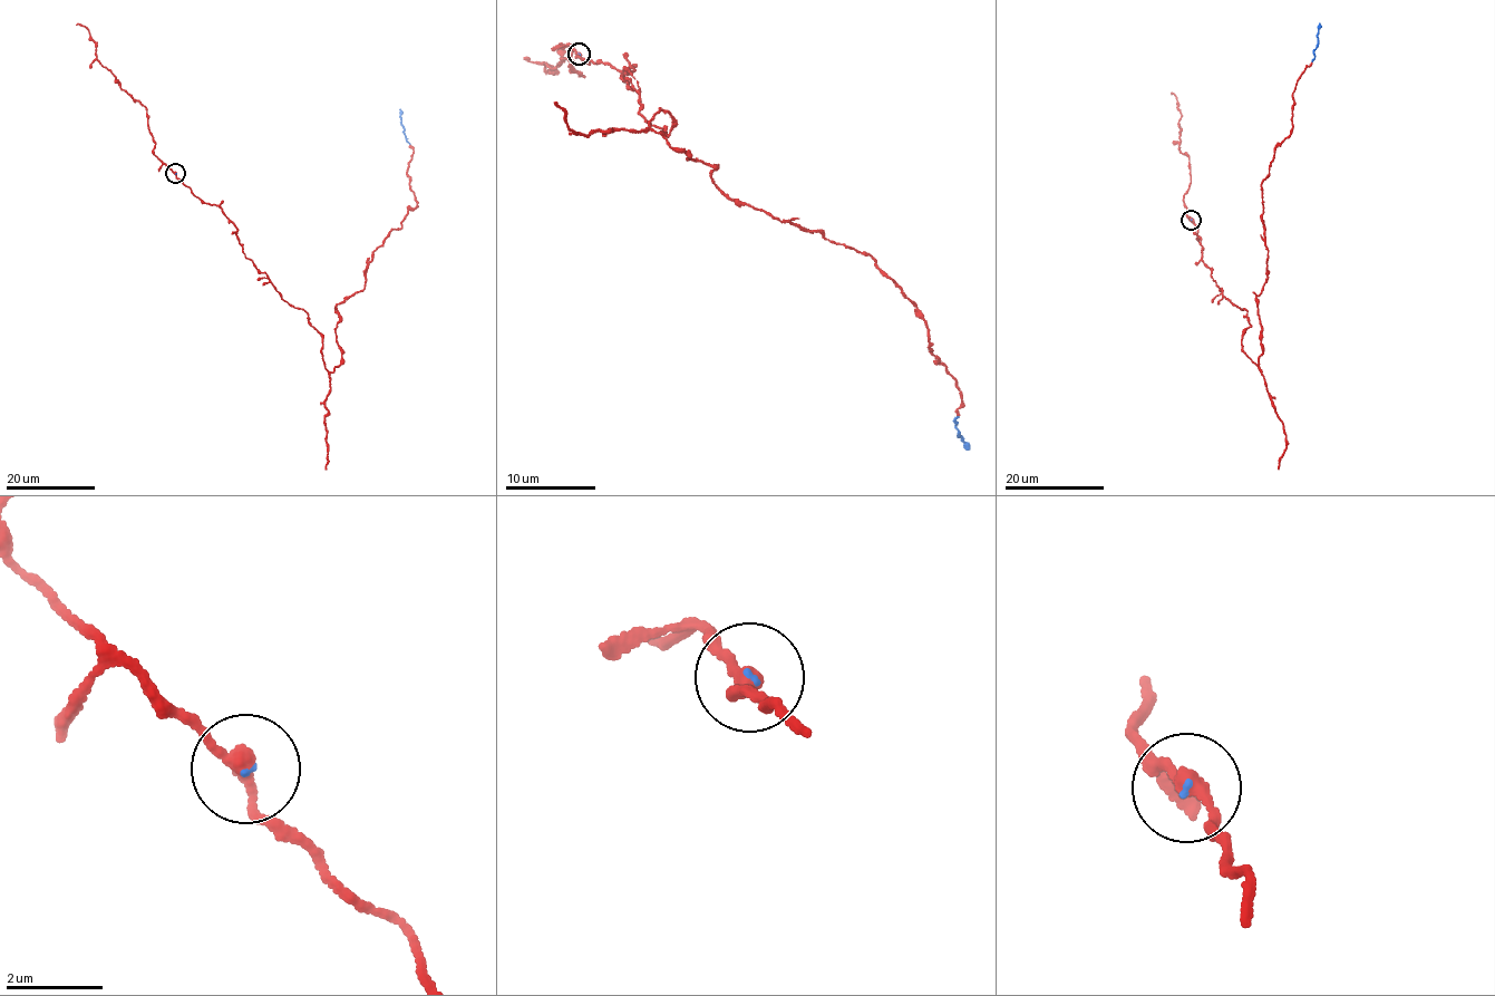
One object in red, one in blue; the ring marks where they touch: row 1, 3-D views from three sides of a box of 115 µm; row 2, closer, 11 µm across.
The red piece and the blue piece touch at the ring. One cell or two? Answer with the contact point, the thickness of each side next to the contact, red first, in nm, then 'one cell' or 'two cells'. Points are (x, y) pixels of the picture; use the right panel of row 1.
at (1191, 220); 280 nm thick on the red side, 50 nm on the other; one cell

